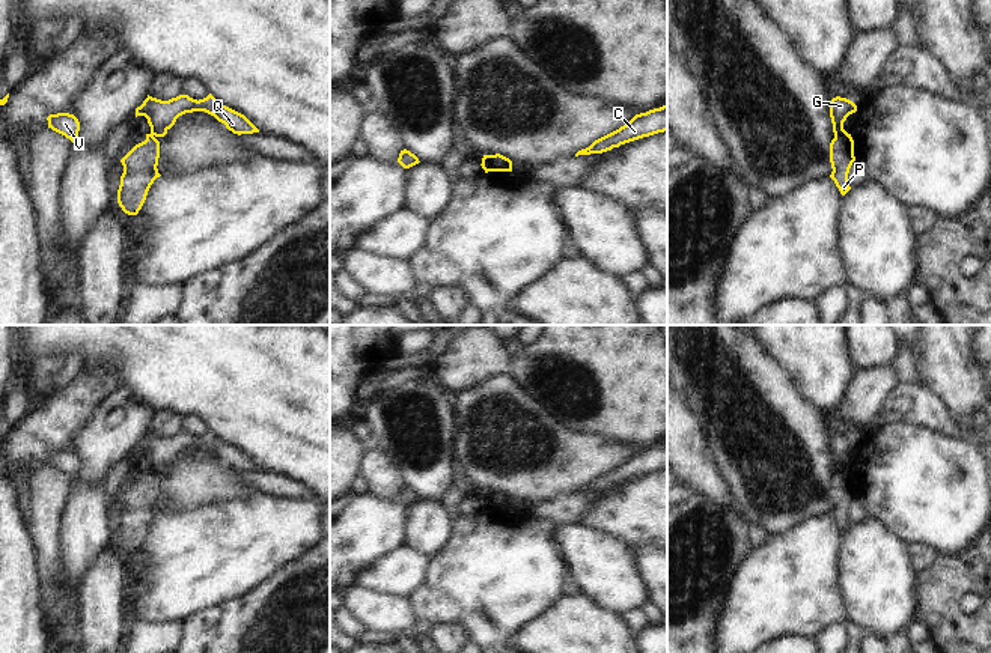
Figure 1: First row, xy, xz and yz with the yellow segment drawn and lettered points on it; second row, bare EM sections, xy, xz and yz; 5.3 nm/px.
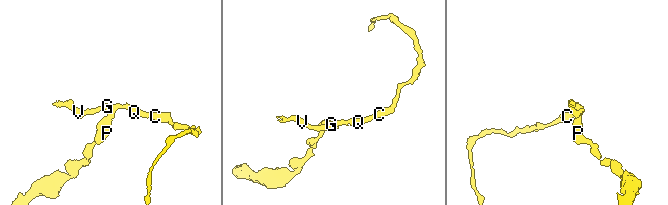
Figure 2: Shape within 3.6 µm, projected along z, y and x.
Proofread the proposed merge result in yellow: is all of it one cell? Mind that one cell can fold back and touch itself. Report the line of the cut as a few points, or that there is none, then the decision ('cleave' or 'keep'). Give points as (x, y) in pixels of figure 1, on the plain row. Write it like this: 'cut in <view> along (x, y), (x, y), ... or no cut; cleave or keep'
cut in yz along (835, 470), (847, 471); cleave

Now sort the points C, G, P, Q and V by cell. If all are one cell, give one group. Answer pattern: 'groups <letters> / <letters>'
groups C G Q V / P

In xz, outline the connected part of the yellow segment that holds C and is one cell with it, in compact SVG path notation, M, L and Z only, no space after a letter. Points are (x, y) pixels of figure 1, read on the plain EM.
M667 442L636 451L627 462L595 477L589 484L575 491L602 491L621 481L667 468Z

